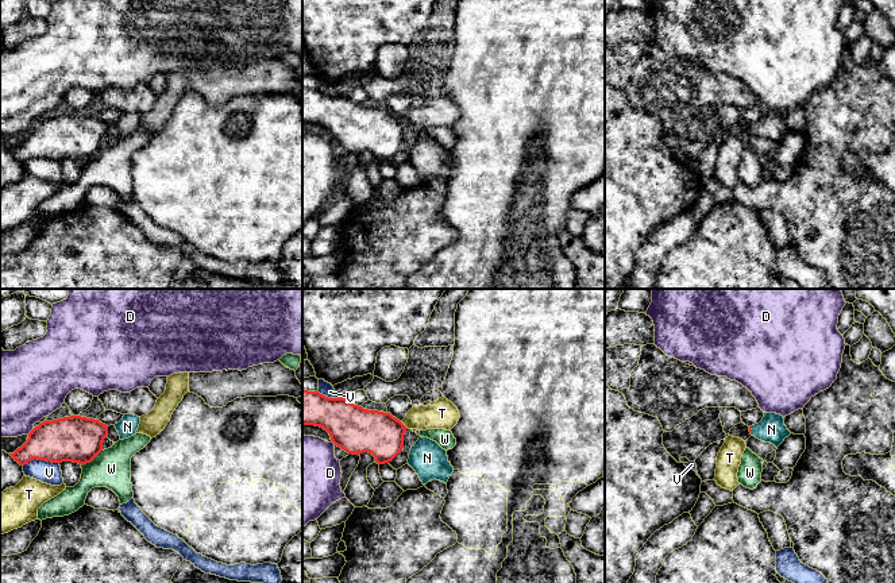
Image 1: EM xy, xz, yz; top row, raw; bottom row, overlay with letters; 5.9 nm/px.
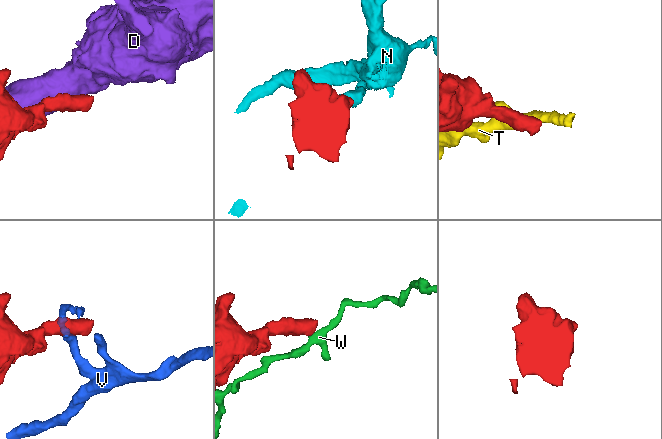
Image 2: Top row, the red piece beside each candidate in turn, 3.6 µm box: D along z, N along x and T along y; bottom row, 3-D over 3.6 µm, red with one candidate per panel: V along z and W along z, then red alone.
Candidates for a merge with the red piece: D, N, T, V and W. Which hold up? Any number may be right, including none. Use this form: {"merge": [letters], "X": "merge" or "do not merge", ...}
{"merge": ["N"], "D": "do not merge", "N": "merge", "T": "do not merge", "V": "do not merge", "W": "do not merge"}

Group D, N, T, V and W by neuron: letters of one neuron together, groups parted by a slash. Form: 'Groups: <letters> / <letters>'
Groups: D / N / T / V / W

